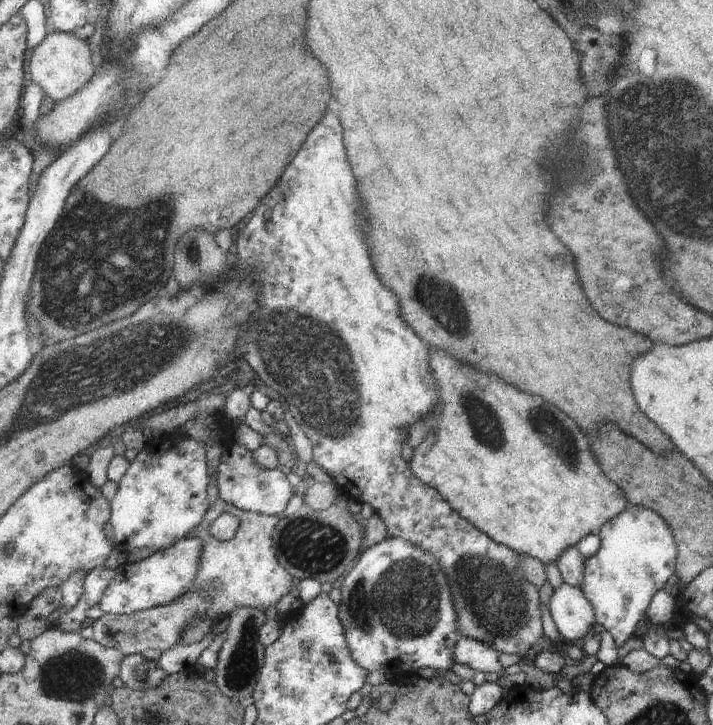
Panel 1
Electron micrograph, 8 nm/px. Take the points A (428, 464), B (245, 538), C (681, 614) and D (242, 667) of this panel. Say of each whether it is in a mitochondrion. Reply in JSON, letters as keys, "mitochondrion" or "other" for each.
{"A":"other","B":"other","C":"other","D":"mitochondrion"}

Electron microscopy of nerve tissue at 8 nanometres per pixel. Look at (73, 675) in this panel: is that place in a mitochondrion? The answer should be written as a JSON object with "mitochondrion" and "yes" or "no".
{"mitochondrion":"yes"}

